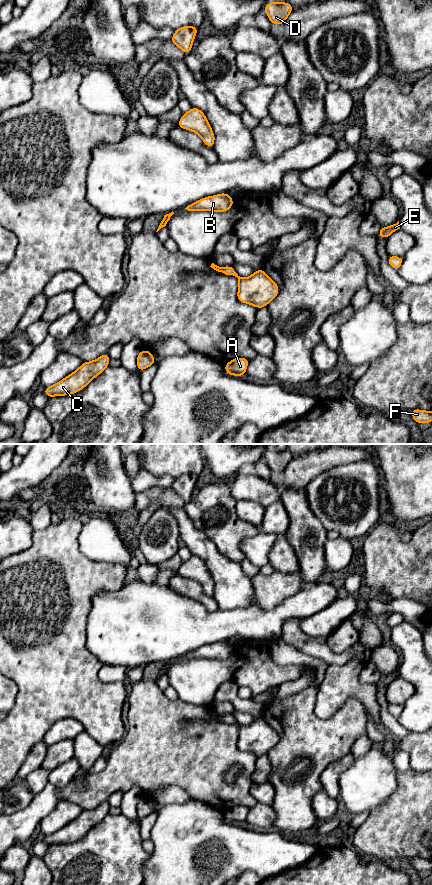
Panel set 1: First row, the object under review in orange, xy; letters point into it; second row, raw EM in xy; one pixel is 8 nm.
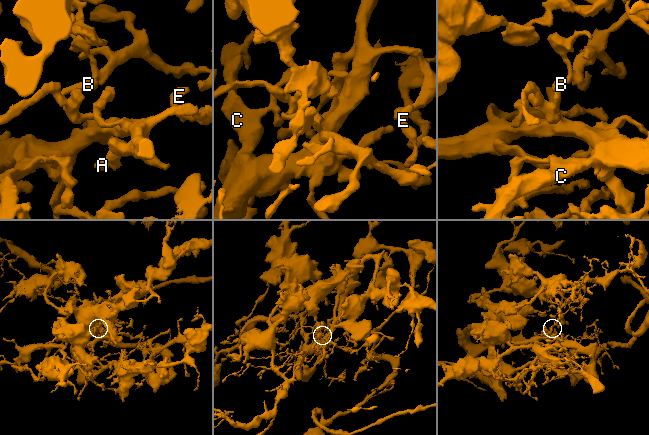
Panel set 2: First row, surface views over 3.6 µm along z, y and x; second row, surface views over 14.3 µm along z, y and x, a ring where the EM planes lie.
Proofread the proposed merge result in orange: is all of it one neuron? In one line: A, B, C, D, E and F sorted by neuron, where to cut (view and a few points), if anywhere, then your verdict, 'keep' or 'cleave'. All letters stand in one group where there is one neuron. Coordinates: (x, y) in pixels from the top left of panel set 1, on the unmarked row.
groups A B C D E F; cut none; keep

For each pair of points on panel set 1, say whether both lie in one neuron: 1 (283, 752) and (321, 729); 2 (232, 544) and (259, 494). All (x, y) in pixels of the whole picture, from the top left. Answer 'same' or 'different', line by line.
1: same
2: different

